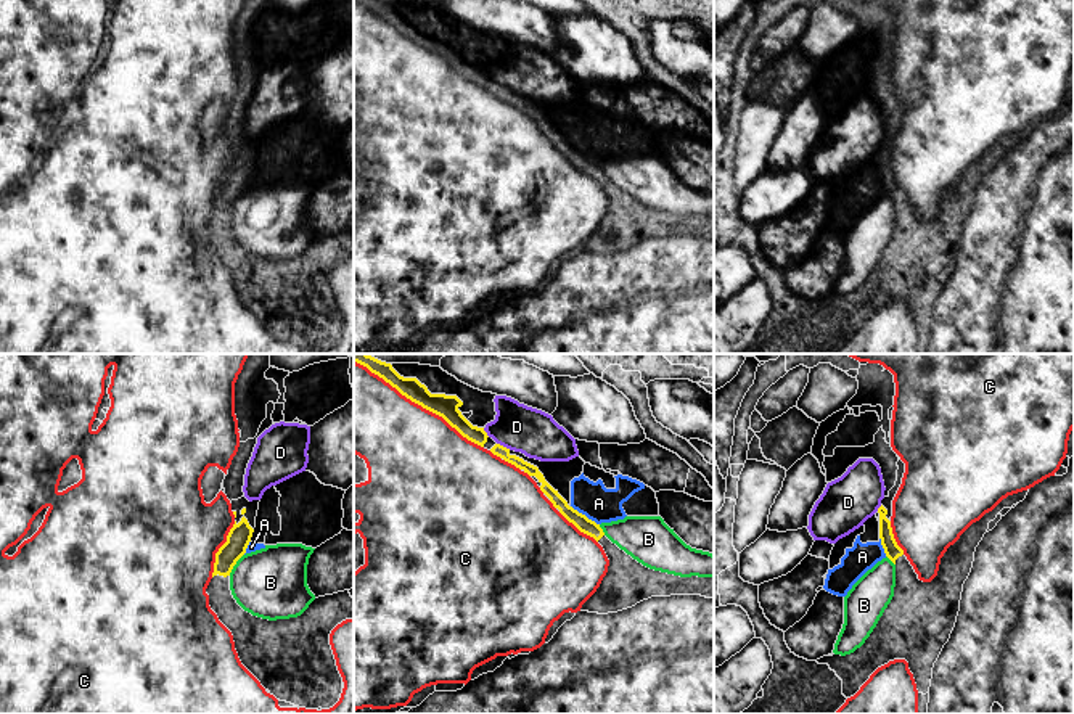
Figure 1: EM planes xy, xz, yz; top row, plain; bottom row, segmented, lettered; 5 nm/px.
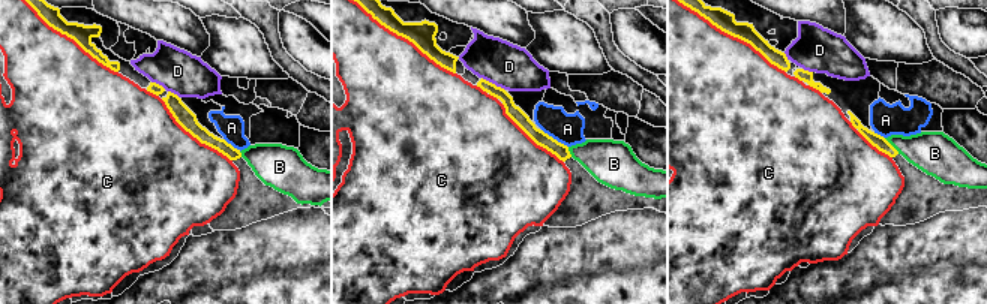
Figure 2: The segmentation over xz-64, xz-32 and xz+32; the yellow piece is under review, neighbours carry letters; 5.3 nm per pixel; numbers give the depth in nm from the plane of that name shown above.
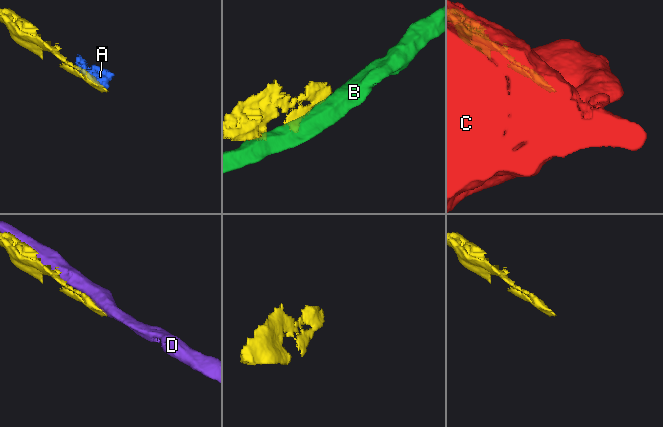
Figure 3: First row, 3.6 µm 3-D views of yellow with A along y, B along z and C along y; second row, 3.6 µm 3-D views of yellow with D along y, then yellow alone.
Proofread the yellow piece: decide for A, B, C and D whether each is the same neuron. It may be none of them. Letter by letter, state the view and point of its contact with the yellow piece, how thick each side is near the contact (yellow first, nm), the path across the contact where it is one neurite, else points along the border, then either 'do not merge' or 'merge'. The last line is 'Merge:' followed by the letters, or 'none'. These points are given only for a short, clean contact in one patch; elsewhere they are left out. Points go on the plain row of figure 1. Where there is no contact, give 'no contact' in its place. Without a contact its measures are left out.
A: meets yellow in xz at (584, 155); 80 nm thick on the yellow side, 180 nm on the other; do not merge
B: meets yellow in xy at (235, 203); 120 nm thick on the yellow side, 360 nm on the other; do not merge
C: meets yellow in xz at (418, 44); 110 nm thick on the yellow side, 460 nm on the other; do not merge
D: meets yellow in xz at (502, 86); 60 nm thick on the yellow side, 240 nm on the other; do not merge
Merge: none

